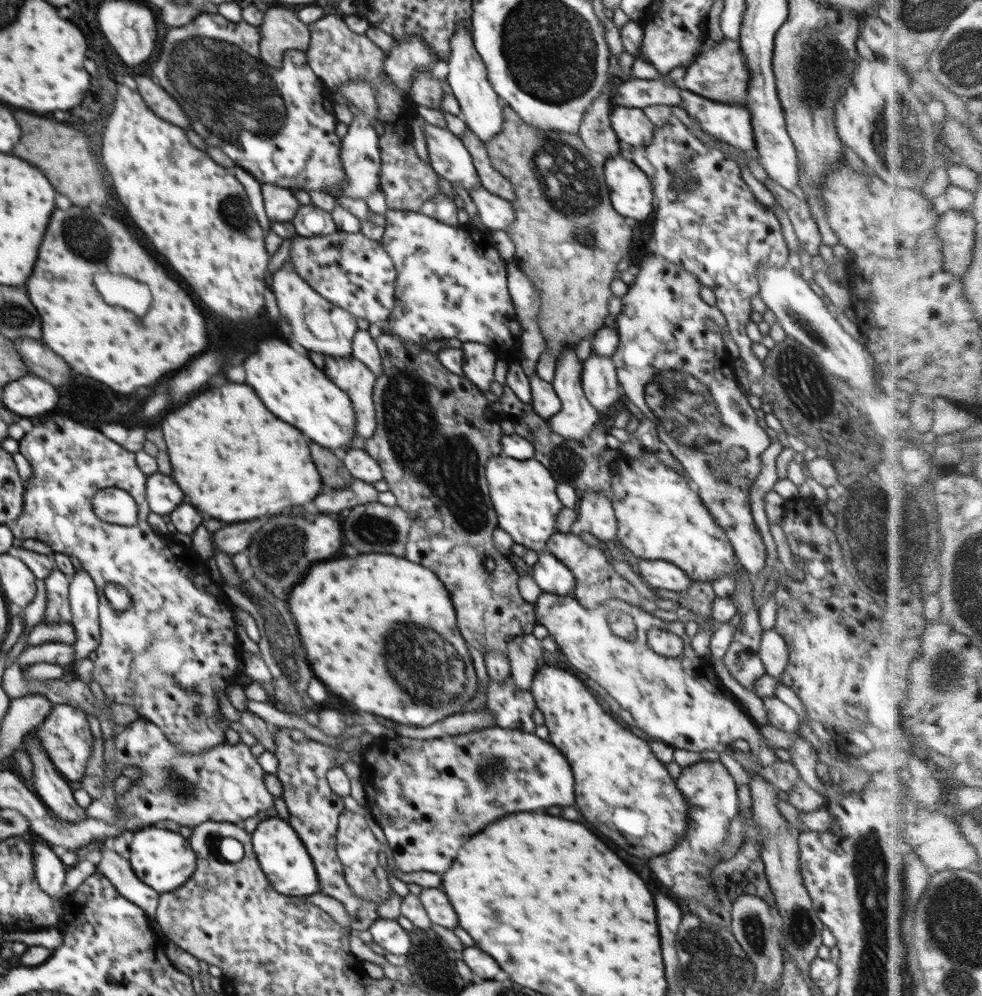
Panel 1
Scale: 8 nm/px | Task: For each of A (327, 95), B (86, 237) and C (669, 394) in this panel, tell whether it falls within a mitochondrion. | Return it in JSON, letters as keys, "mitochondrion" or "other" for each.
{"A":"other","B":"mitochondrion","C":"mitochondrion"}

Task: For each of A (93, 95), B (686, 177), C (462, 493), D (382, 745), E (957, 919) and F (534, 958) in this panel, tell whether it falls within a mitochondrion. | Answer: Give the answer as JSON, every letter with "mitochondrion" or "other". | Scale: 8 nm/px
{"A":"other","B":"mitochondrion","C":"mitochondrion","D":"other","E":"mitochondrion","F":"other"}

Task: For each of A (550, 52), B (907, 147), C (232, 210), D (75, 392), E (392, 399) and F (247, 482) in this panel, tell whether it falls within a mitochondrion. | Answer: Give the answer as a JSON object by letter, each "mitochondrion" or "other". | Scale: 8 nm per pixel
{"A":"mitochondrion","B":"mitochondrion","C":"mitochondrion","D":"other","E":"mitochondrion","F":"other"}

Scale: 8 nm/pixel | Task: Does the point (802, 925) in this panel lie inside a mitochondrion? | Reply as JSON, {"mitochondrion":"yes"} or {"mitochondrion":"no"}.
{"mitochondrion":"yes"}

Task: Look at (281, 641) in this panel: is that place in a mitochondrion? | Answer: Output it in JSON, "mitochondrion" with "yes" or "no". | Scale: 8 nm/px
{"mitochondrion":"yes"}

